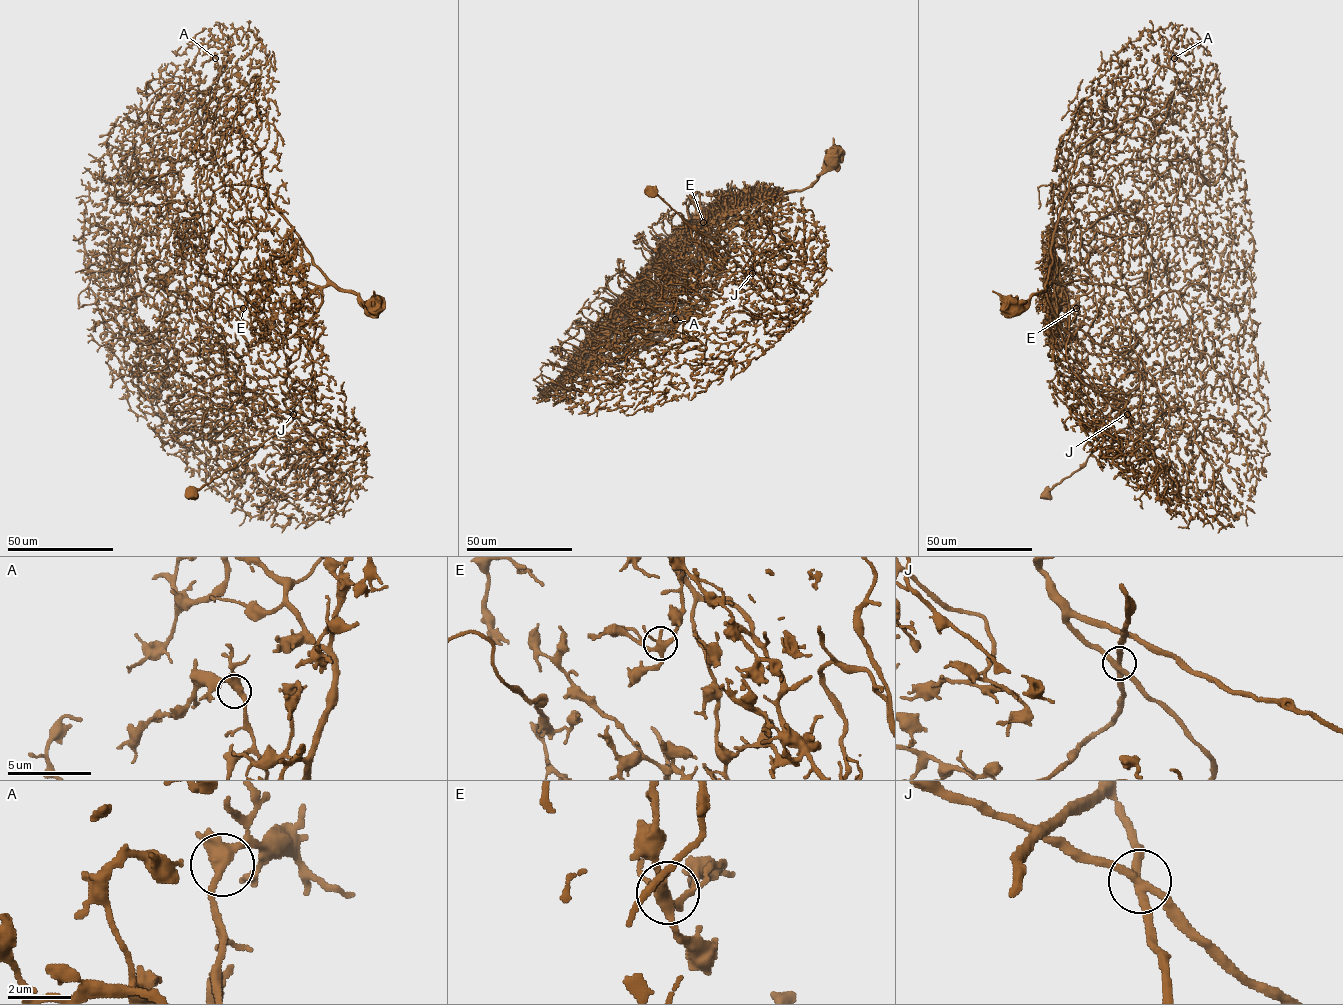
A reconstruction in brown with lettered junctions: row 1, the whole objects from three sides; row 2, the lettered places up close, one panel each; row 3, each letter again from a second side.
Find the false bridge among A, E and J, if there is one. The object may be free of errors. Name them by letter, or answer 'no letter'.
J

